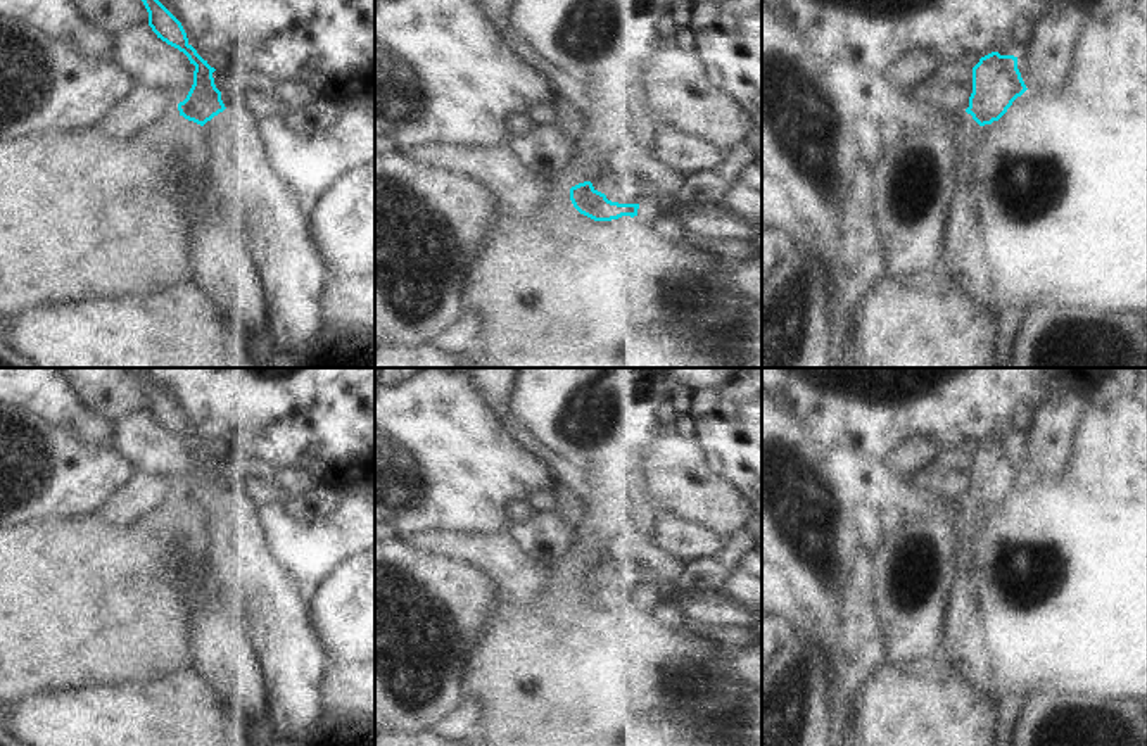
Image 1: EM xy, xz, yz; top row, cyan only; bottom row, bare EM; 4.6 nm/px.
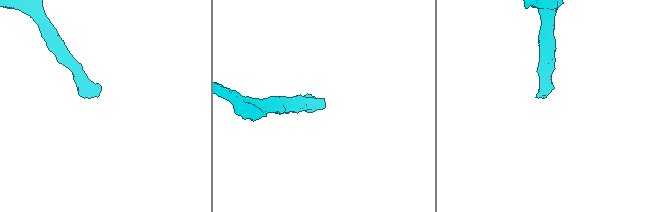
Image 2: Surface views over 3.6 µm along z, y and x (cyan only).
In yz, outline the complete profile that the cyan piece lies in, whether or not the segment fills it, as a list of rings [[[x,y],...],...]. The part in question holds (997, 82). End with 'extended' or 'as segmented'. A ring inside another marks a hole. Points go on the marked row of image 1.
[[[992,52],[973,67],[969,107],[947,123],[955,140],[959,181],[969,190],[976,190],[974,161],[981,147],[981,128],[998,121],[1026,90],[1014,55]]] | extended

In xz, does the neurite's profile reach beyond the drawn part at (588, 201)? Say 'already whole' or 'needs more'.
needs more

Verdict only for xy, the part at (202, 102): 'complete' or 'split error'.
split error

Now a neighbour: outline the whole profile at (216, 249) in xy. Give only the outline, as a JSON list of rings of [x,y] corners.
[[[214,192],[192,199],[185,211],[192,242],[190,256],[195,266],[195,280],[200,290],[219,307],[225,319],[231,319],[237,328],[247,323],[254,332],[252,361],[256,368],[283,368],[280,349],[271,333],[271,314],[268,311],[268,294],[264,285],[250,273],[254,242],[247,230],[237,233],[226,219],[225,209]]]

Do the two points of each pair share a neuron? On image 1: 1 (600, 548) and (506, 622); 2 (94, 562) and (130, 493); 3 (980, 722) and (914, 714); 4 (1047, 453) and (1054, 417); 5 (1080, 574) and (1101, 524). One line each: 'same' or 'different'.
1: different
2: different
3: same
4: same
5: same

